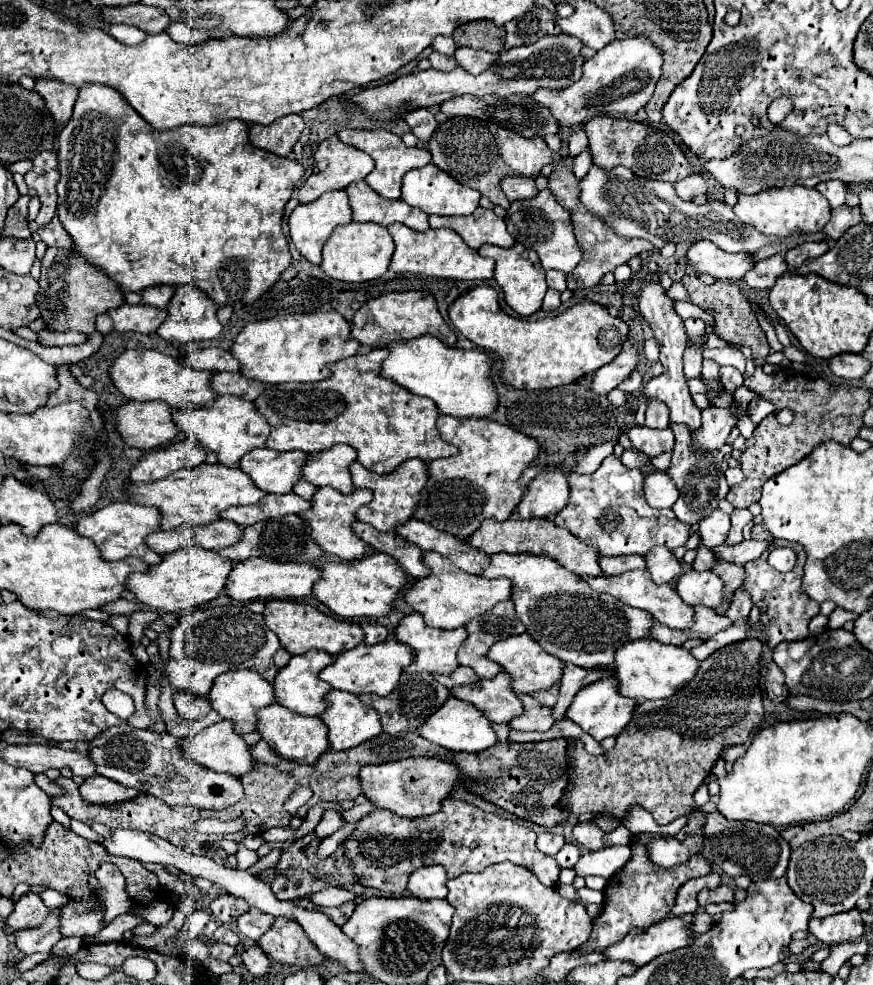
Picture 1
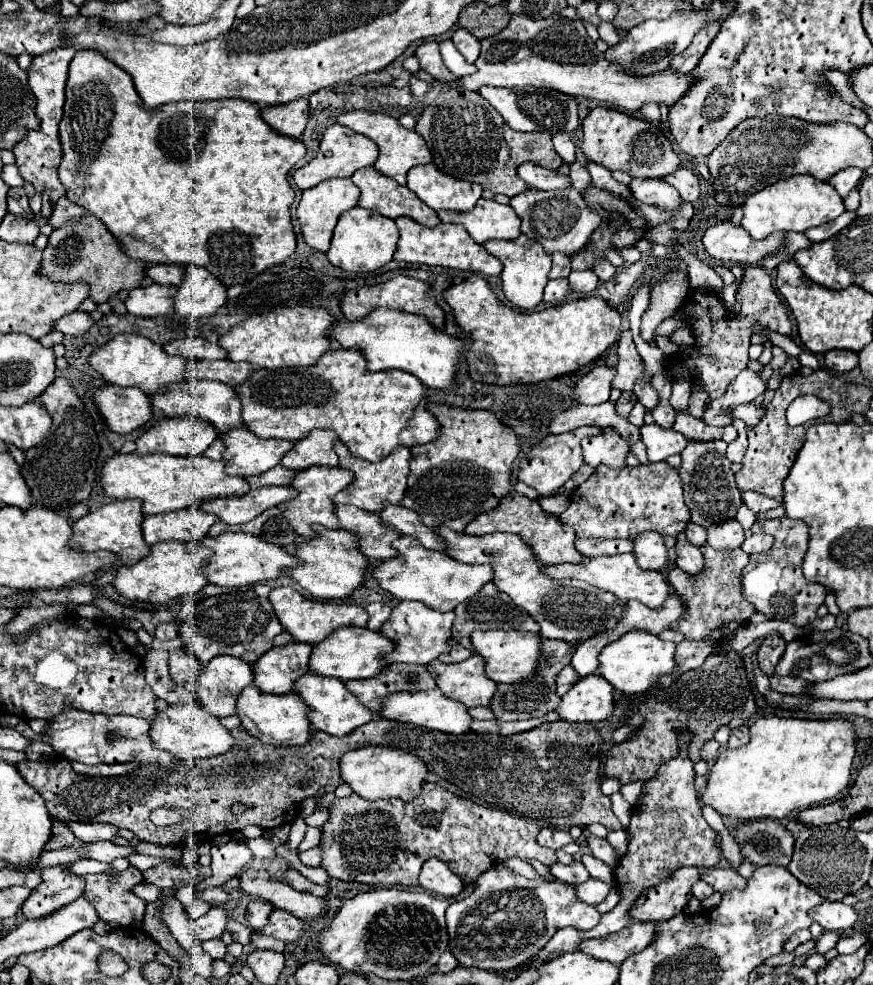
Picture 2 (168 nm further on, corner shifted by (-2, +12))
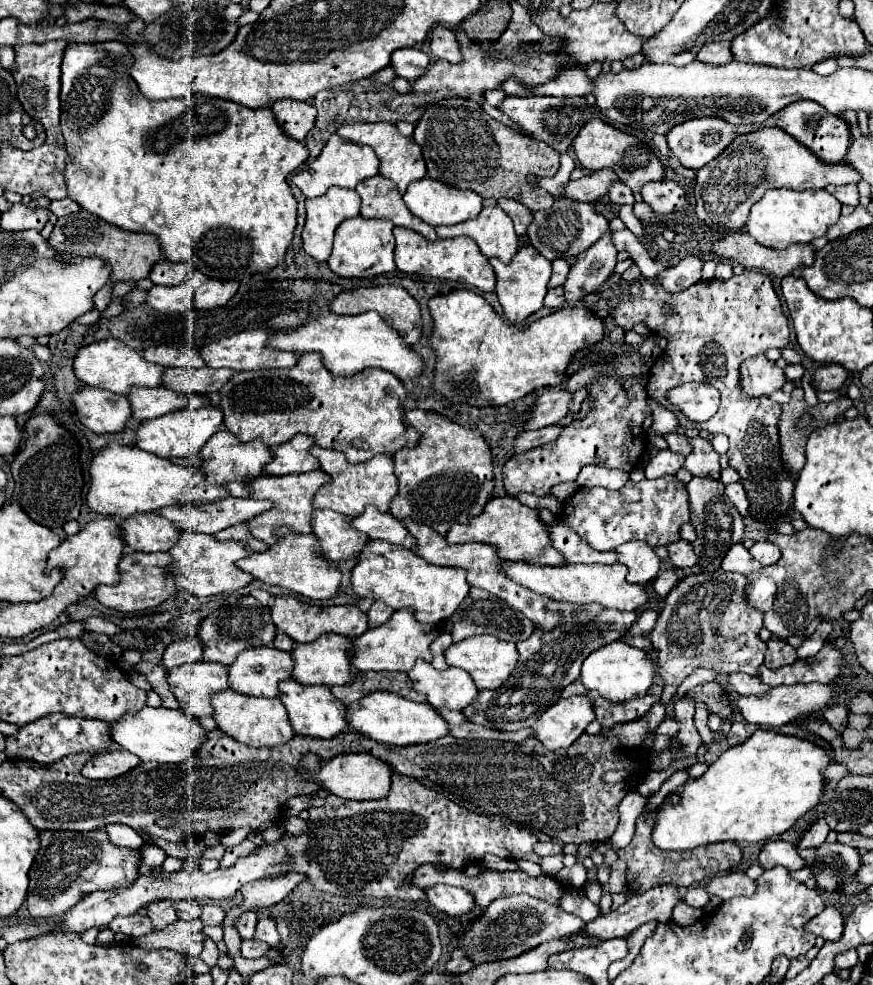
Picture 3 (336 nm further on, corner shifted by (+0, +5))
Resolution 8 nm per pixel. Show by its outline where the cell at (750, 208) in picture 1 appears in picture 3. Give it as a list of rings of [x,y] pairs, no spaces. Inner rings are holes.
[[[769,189],[751,207],[745,231],[763,247],[785,249],[791,243],[809,243],[823,237],[827,229],[841,217],[841,203],[825,189],[819,191],[791,191],[791,189]]]

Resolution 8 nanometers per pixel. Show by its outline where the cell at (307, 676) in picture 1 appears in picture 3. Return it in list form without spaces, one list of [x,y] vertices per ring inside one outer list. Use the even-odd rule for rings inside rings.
[[[257,647],[243,651],[229,669],[231,689],[253,697],[279,697],[279,683],[291,679],[291,651]]]

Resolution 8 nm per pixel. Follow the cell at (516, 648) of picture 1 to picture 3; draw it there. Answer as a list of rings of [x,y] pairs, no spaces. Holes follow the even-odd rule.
[[[493,635],[469,637],[469,639],[463,639],[461,643],[453,643],[445,651],[445,661],[451,667],[465,669],[473,677],[477,689],[495,689],[495,687],[501,687],[511,677],[511,671],[515,669],[517,659],[519,659],[519,653],[517,653],[515,643],[507,643],[507,641],[501,641],[501,639],[495,639]]]

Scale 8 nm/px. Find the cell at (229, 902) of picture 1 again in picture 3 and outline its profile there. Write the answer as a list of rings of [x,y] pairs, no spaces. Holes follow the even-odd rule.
[[[193,899],[191,901],[175,901],[175,909],[177,909],[179,919],[183,919],[183,921],[191,921],[201,915],[201,905]]]

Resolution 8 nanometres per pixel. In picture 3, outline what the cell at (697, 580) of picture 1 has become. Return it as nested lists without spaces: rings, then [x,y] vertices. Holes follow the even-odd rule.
[[[687,541],[671,543],[671,545],[667,545],[667,549],[669,549],[669,559],[671,559],[671,563],[673,563],[675,567],[679,567],[679,569],[683,569],[683,567],[693,567],[693,565],[697,563],[695,553],[693,553],[693,547],[691,547],[691,543],[687,543]]]

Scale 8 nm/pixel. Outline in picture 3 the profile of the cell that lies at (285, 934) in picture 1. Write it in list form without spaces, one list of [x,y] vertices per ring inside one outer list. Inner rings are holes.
[[[261,917],[257,923],[257,931],[255,931],[255,939],[275,947],[279,943],[279,933],[275,927],[275,921],[271,917]]]

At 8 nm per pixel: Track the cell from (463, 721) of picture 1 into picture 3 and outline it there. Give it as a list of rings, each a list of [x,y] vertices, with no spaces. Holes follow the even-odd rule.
[[[375,691],[349,705],[347,719],[355,731],[387,745],[429,743],[441,739],[443,735],[449,735],[449,723],[437,713],[435,707],[431,707],[431,703],[415,703],[387,691]]]

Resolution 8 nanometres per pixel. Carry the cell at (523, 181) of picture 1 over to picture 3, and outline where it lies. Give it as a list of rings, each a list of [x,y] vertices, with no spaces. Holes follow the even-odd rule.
[[[597,171],[597,173],[591,173],[591,175],[585,175],[577,181],[569,181],[563,185],[563,195],[565,197],[571,197],[575,201],[585,201],[585,203],[593,203],[593,201],[599,201],[601,197],[607,195],[609,191],[609,185],[611,181],[615,181],[617,175],[613,171]]]

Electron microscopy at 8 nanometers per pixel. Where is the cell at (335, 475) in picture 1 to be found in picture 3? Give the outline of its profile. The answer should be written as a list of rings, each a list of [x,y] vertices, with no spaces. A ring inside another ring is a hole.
[[[295,435],[289,443],[283,443],[273,449],[273,459],[267,463],[267,475],[291,475],[291,473],[307,473],[319,469],[319,461],[311,455],[311,447],[315,439],[309,435]]]

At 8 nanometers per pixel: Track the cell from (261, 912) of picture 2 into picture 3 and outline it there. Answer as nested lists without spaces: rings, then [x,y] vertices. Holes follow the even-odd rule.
[[[247,911],[243,913],[239,919],[237,919],[237,929],[239,929],[239,935],[243,939],[253,939],[255,935],[256,922],[259,921],[259,913],[257,911]]]

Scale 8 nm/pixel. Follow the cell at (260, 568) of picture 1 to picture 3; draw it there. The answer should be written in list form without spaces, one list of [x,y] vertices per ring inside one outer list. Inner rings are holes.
[[[183,531],[179,535],[179,543],[169,551],[179,565],[179,577],[177,585],[189,591],[197,597],[217,595],[225,591],[237,591],[253,583],[253,575],[247,571],[241,571],[235,561],[239,557],[249,557],[251,551],[247,551],[245,543],[239,541],[217,541],[213,535],[201,535],[201,533],[187,533]]]

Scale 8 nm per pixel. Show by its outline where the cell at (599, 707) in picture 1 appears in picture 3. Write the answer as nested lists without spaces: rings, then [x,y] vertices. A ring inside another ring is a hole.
[[[573,695],[551,705],[541,719],[537,719],[533,729],[547,749],[561,749],[569,747],[593,719],[593,701],[587,695]]]

